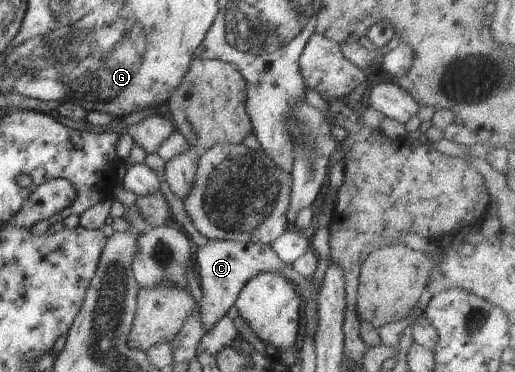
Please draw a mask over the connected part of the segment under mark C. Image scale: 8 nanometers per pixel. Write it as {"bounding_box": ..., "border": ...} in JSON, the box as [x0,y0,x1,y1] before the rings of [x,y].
{"bounding_box":[195,239,318,341],"border":[[[210,239],[203,248],[198,248],[195,255],[195,266],[199,274],[199,285],[202,290],[201,301],[198,302],[200,323],[206,331],[210,331],[220,318],[223,318],[229,308],[233,308],[241,289],[248,280],[257,276],[260,272],[280,273],[289,282],[292,282],[298,295],[305,300],[305,324],[306,338],[313,341],[318,327],[317,299],[314,299],[314,290],[310,279],[305,278],[290,264],[285,264],[271,245],[258,245],[251,243],[239,243],[237,241],[220,241]]]}

